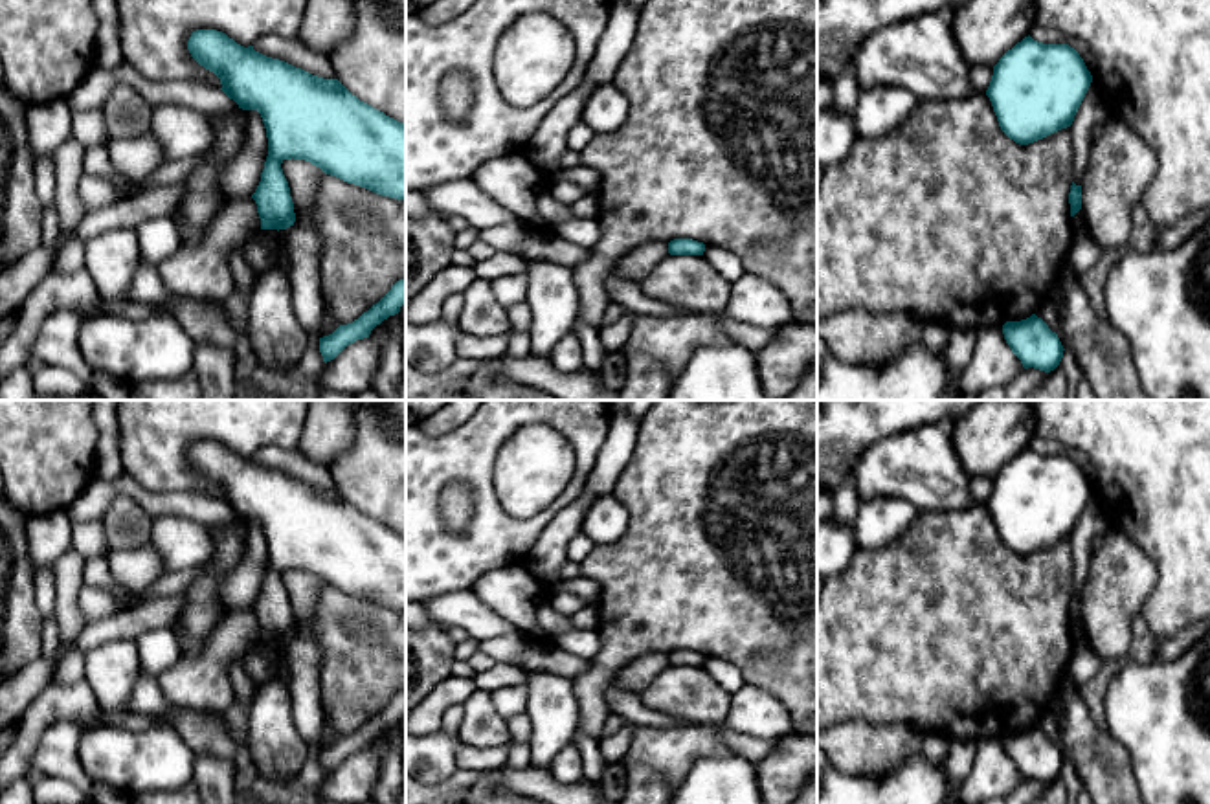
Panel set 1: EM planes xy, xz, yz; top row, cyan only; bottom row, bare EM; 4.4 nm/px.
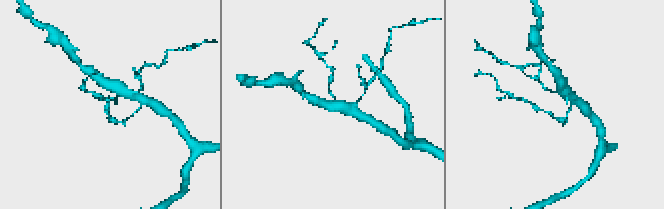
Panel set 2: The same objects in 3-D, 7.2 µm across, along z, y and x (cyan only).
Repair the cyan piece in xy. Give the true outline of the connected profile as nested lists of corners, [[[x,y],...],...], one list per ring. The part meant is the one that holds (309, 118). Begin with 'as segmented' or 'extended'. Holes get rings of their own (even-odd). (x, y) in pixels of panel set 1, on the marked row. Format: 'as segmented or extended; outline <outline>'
as segmented; outline [[[196,29],[187,40],[191,57],[213,72],[222,92],[242,110],[257,110],[263,117],[268,156],[261,182],[252,195],[257,204],[261,229],[286,229],[296,213],[281,163],[305,160],[325,174],[365,187],[376,195],[406,200],[406,125],[353,95],[338,79],[323,79],[285,61],[266,57],[253,46],[241,46],[217,29]]]

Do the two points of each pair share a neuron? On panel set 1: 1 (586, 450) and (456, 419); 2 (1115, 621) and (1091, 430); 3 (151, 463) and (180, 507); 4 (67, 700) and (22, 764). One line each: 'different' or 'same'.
1: different
2: different
3: different
4: same

